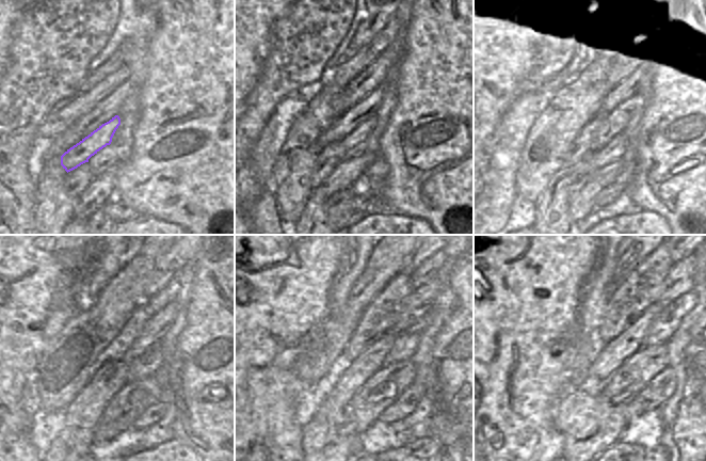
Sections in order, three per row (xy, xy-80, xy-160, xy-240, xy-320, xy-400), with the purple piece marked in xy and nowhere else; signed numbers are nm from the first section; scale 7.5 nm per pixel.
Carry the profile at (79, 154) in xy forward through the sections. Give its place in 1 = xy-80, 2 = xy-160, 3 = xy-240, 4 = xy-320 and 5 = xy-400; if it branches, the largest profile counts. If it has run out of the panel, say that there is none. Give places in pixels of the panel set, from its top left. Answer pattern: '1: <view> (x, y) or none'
1: xy-80 (356, 114)
2: xy-160 (622, 83)
3: xy-240 (169, 293)
4: xy-320 (429, 269)
5: xy-400 (675, 256)

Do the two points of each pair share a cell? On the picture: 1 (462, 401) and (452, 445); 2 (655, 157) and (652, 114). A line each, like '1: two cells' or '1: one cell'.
1: two cells
2: one cell

